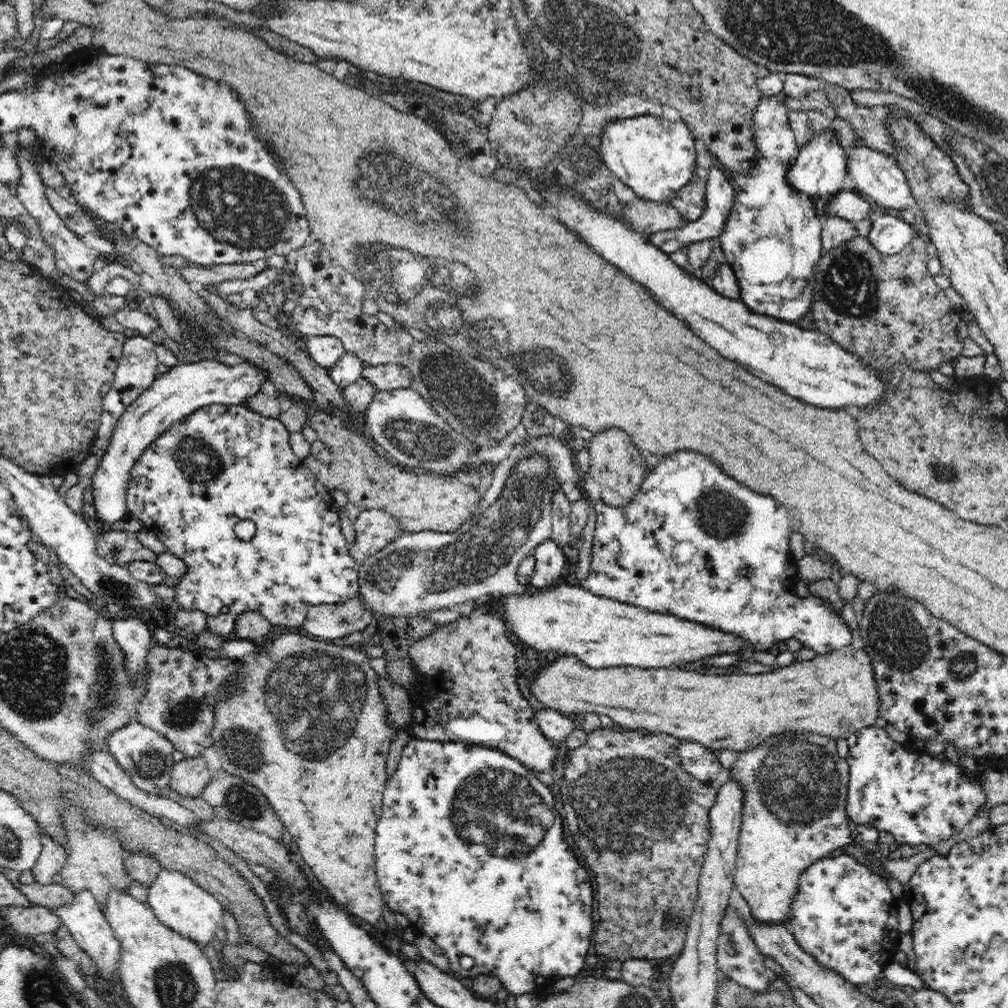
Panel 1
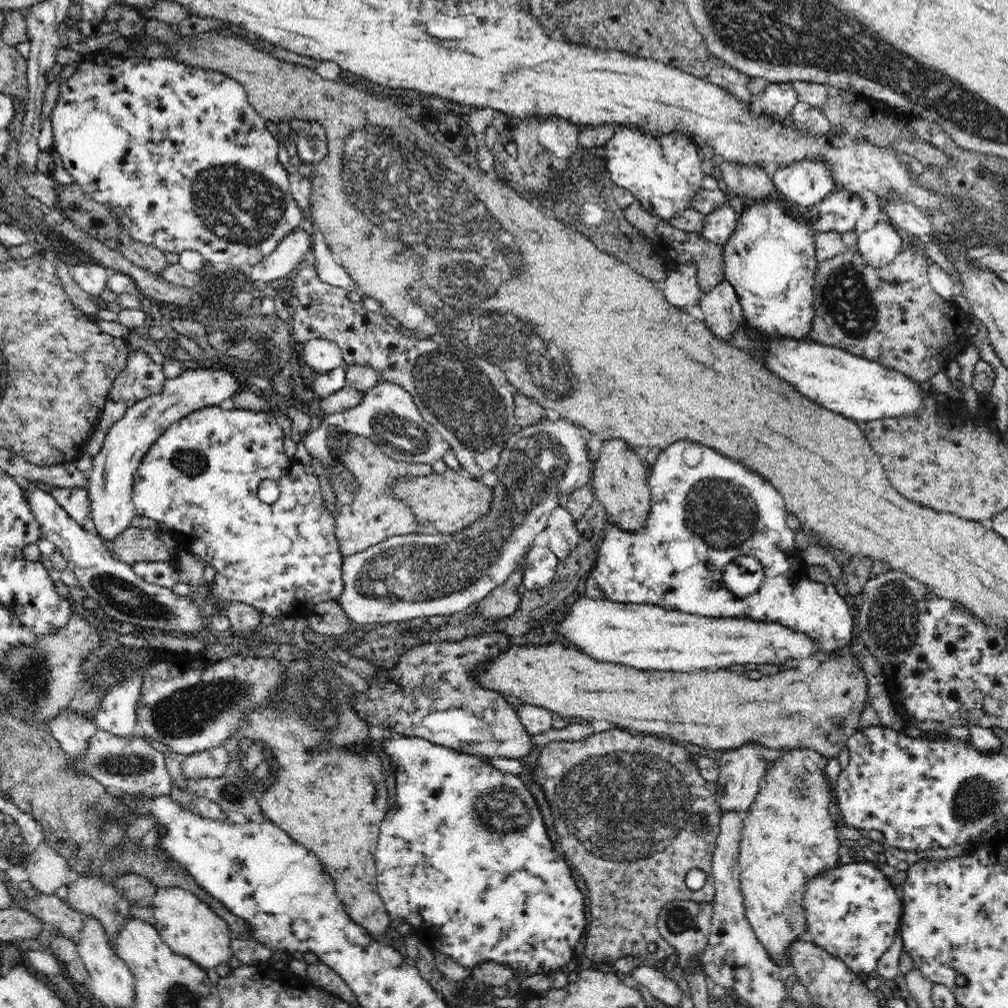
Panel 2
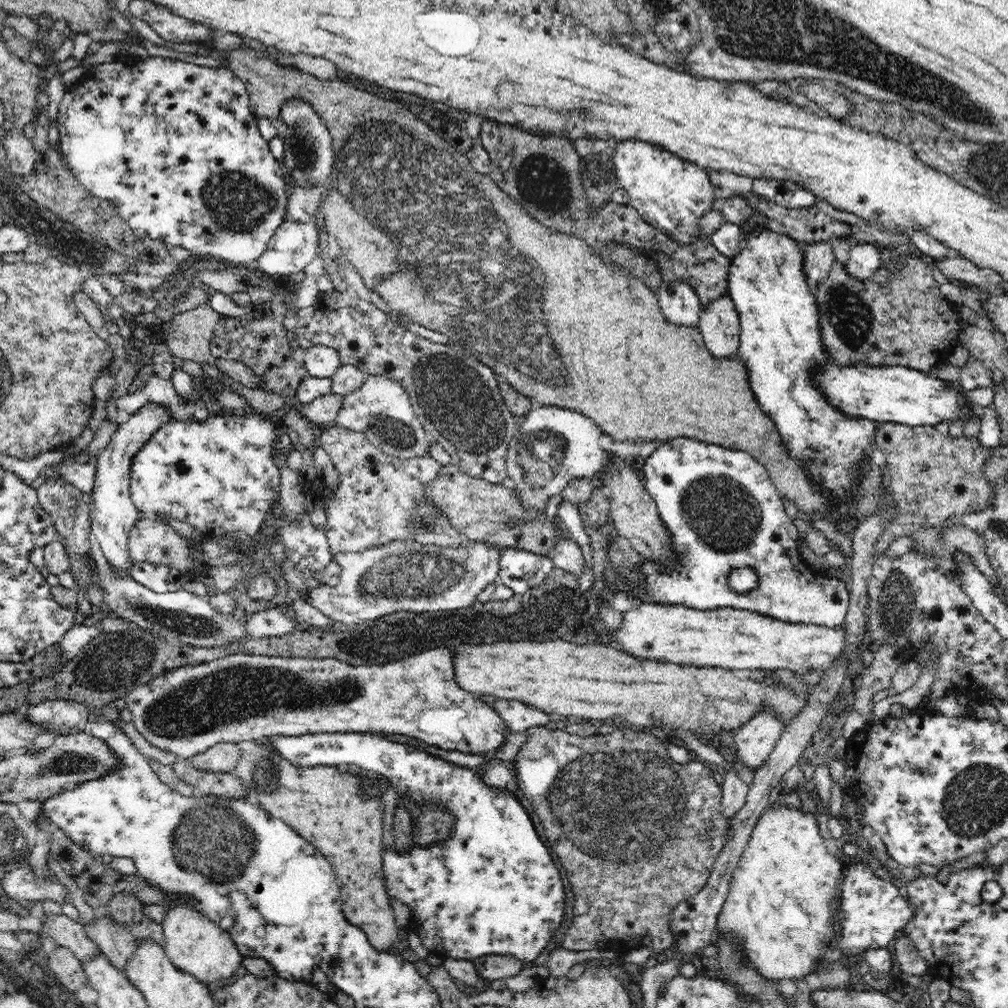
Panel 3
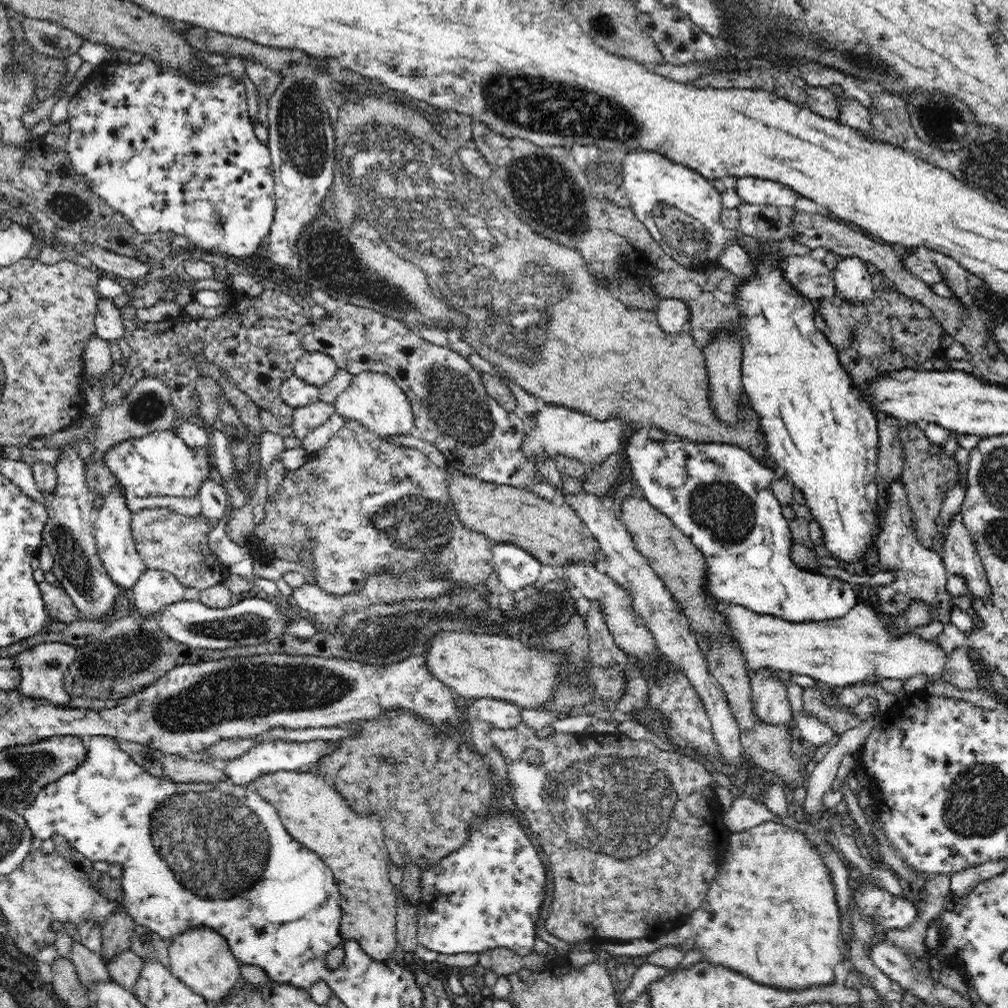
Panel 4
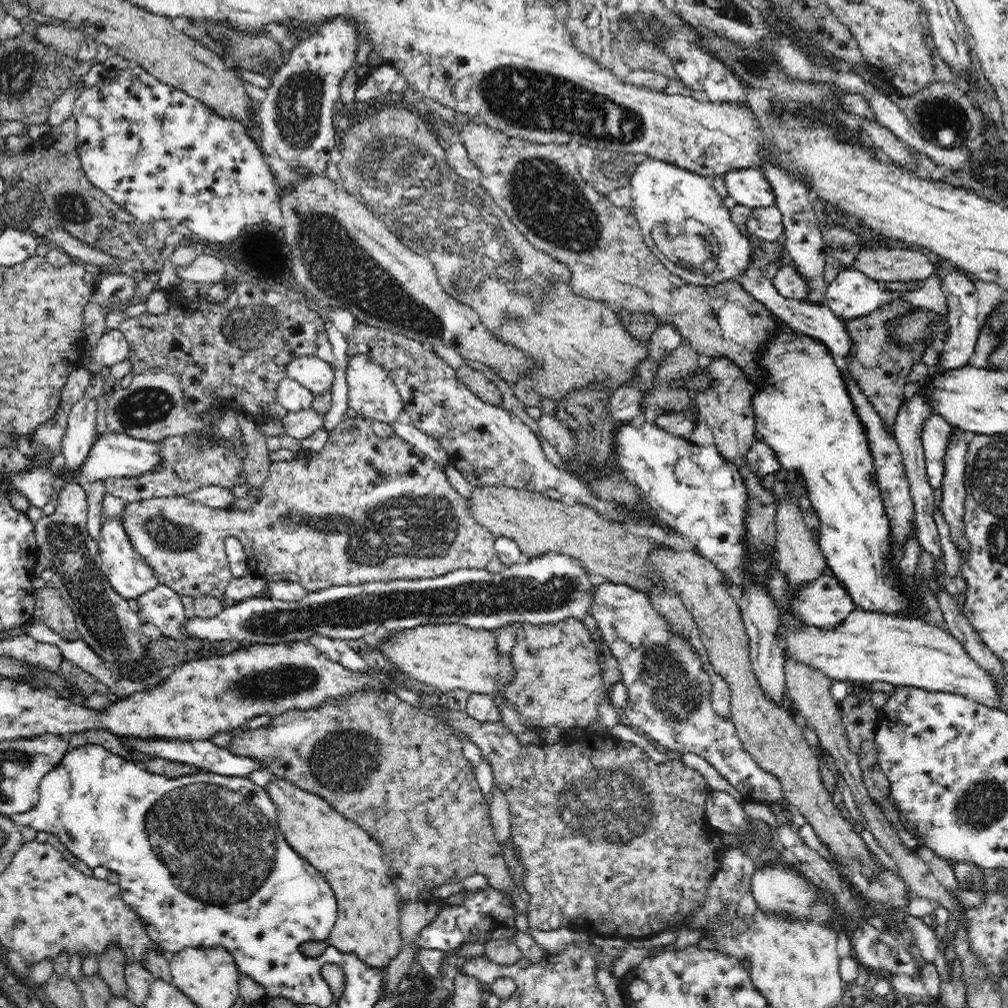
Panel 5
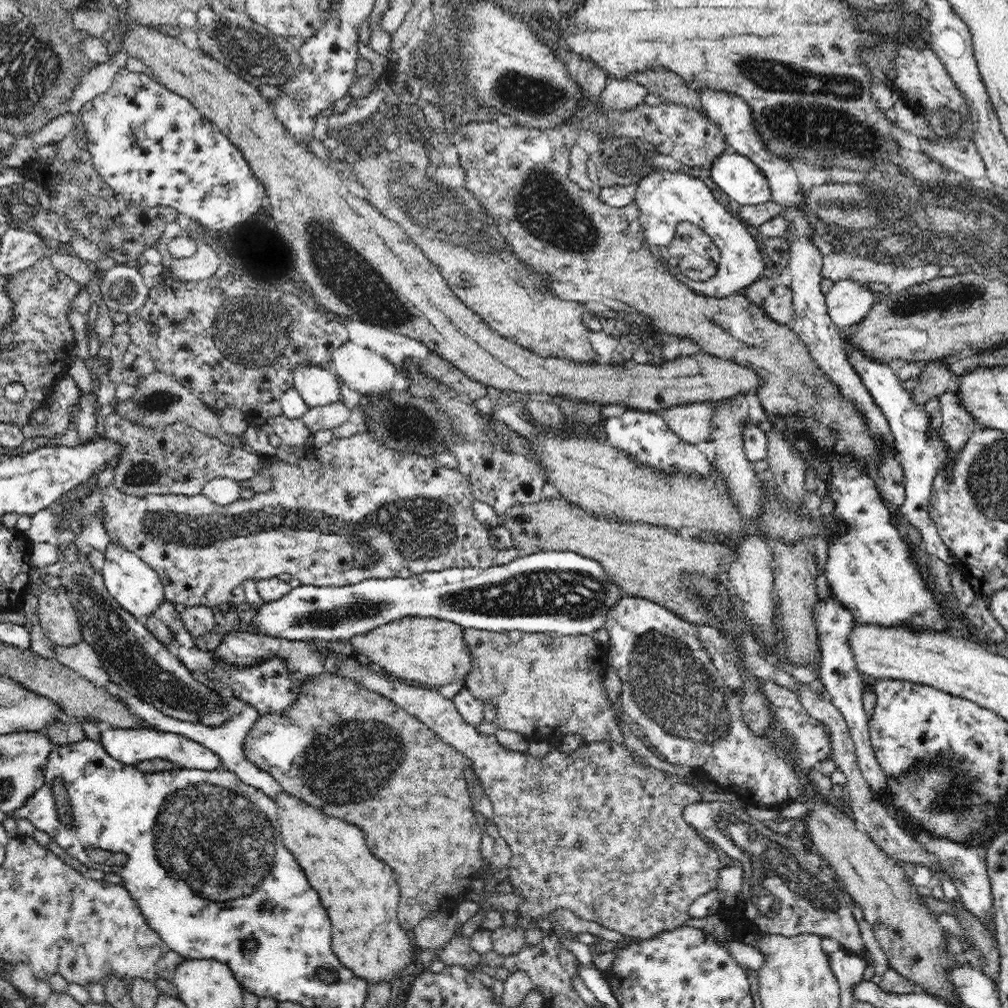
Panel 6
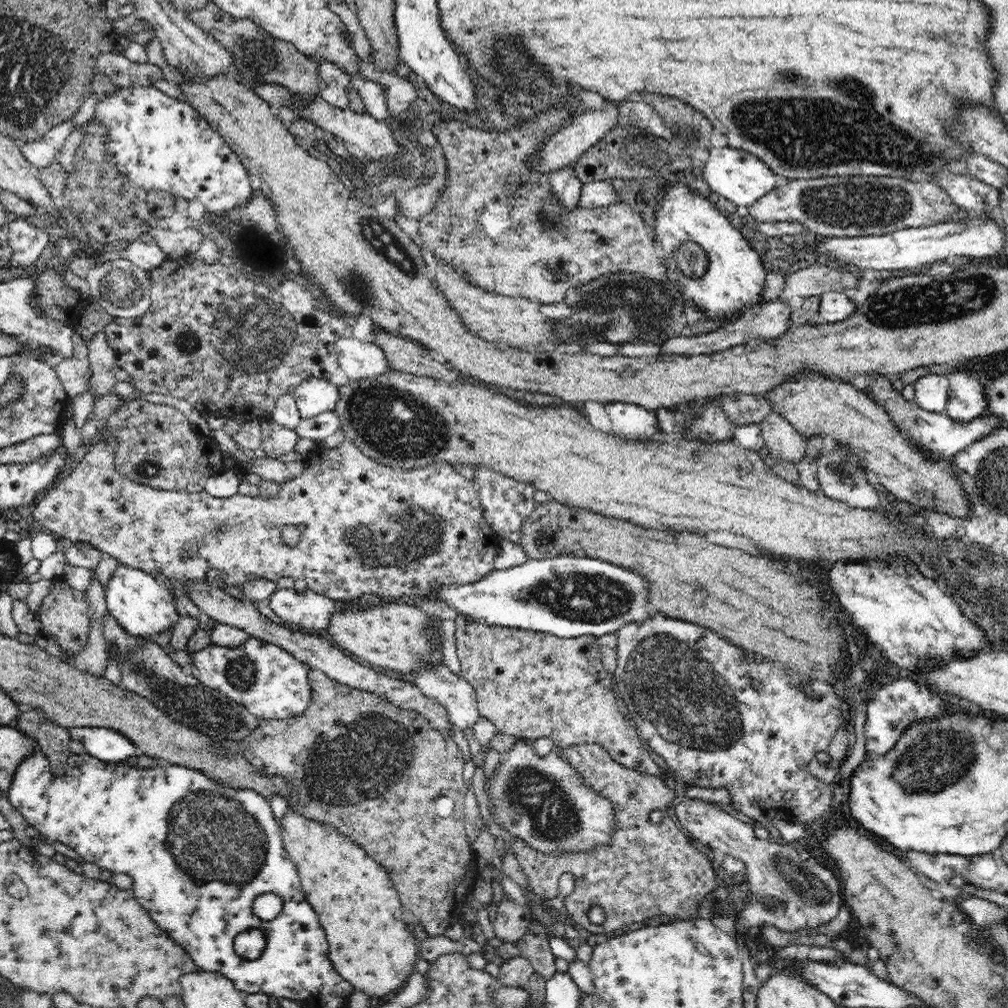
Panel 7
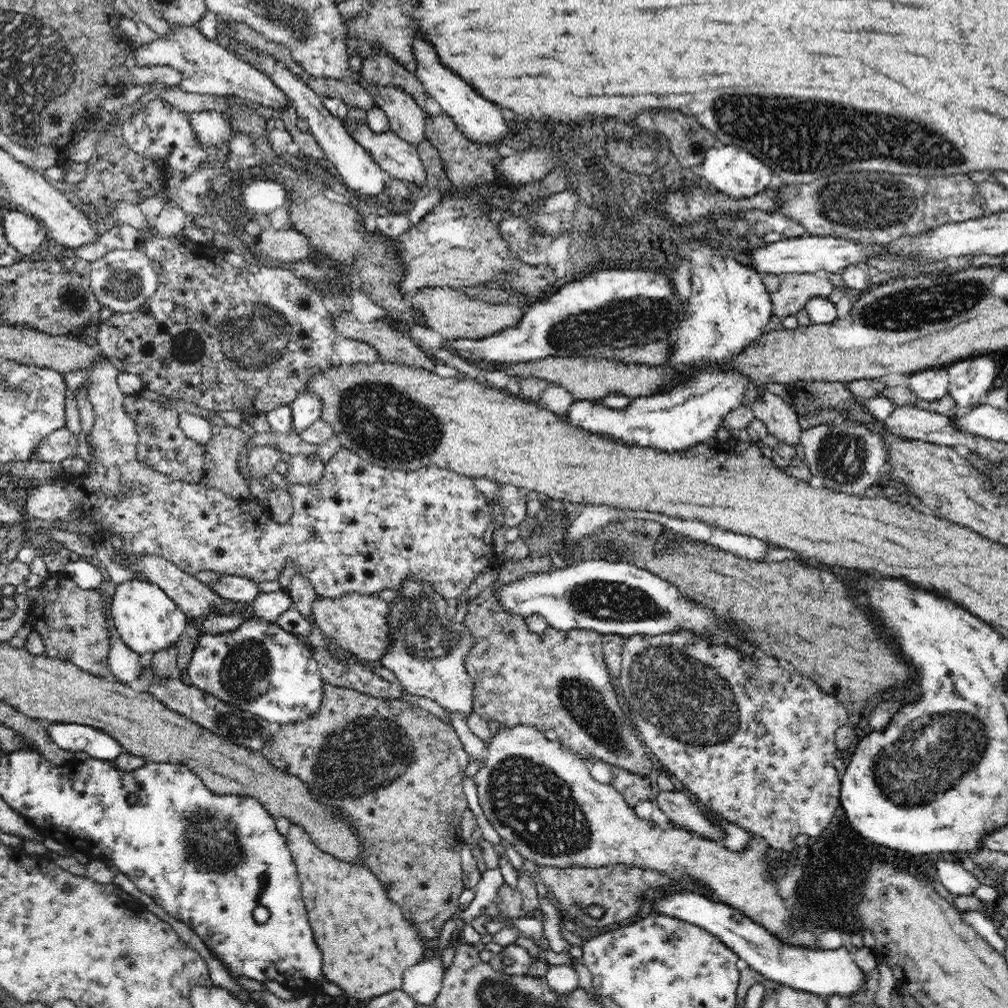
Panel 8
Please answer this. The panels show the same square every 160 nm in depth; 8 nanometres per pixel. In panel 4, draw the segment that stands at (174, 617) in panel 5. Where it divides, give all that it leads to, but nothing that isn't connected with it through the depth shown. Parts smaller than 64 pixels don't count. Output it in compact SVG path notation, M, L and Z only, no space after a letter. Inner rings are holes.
M146 568L133 586L133 596L140 612L154 611L158 614L166 604L184 599L185 587L180 581L165 570Z

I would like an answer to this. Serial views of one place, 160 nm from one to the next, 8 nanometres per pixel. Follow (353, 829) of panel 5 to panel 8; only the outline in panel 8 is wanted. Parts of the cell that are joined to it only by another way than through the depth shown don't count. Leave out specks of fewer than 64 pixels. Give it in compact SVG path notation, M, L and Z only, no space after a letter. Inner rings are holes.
M299 824L289 827L285 840L302 882L302 896L308 918L312 918L312 930L316 930L316 942L320 942L320 950L324 950L324 974L332 978L332 984L346 992L346 998L356 1000L370 1000L391 990L402 989L404 971L424 959L424 942L413 924L402 916L400 908L390 902L378 878L370 870L346 864L346 860L320 849Z

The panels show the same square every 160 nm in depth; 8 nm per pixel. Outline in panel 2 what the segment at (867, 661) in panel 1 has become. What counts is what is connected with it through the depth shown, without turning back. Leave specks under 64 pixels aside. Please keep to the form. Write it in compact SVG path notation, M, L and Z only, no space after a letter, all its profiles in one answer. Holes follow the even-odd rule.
M557 641L541 646L514 646L511 645L504 654L504 658L496 658L490 664L486 664L486 668L478 670L476 677L480 677L480 683L484 687L491 688L492 690L504 691L504 694L510 694L519 698L522 703L528 703L534 706L539 706L552 711L558 712L562 717L583 718L583 720L591 721L608 720L616 724L619 728L638 732L639 734L664 734L664 736L671 736L683 745L692 744L706 749L725 751L728 749L738 749L746 744L756 744L765 746L766 748L783 749L784 746L790 747L812 747L816 751L826 755L826 757L834 758L838 756L842 748L847 746L847 740L856 734L860 726L860 717L862 717L863 710L866 708L866 694L868 685L866 684L866 676L862 670L861 664L858 666L856 660L852 658L852 654L842 656L842 658L832 658L828 662L823 662L818 668L818 672L812 672L812 678L806 674L800 674L797 668L786 669L786 678L784 673L780 672L766 676L762 675L761 678L752 680L746 674L738 674L729 669L708 669L692 672L674 672L674 671L649 671L634 669L626 665L614 665L609 663L601 663L598 661L592 662L592 657L585 656L584 652L575 646L566 646L566 643Z

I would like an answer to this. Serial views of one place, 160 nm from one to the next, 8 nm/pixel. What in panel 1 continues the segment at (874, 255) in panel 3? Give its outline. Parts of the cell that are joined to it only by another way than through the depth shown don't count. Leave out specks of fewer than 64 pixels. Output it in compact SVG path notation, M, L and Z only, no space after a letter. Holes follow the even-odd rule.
M885 214L871 222L867 238L880 254L898 254L908 248L914 239L913 232L912 227L902 217Z

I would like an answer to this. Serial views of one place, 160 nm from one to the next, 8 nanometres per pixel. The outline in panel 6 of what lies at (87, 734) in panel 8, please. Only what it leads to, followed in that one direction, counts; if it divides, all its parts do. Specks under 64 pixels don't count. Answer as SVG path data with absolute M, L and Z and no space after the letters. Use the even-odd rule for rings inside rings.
M114 727L99 734L99 743L106 747L112 758L127 765L137 765L139 762L155 758L175 762L182 768L200 769L205 771L222 770L221 760L205 746L180 734L163 732L156 728L122 729Z

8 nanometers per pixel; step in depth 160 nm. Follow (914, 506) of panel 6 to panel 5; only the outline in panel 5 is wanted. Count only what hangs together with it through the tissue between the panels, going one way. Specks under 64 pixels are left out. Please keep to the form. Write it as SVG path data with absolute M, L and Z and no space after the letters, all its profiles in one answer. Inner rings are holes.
M744 272L736 279L754 298L758 299L765 307L770 310L777 320L788 324L788 327L795 328L796 331L804 332L806 335L813 336L827 344L828 349L840 362L843 361L853 344L850 342L849 333L845 330L843 322L836 317L831 308L826 306L814 306L804 300L797 301L790 298L784 298L774 286L772 280L762 277L760 280L750 279Z

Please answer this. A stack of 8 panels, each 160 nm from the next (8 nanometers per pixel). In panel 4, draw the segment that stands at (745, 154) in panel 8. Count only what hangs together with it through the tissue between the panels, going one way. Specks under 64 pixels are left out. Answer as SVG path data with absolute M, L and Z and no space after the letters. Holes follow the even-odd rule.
M737 177L735 191L748 204L787 207L792 210L800 195L785 184L756 177Z

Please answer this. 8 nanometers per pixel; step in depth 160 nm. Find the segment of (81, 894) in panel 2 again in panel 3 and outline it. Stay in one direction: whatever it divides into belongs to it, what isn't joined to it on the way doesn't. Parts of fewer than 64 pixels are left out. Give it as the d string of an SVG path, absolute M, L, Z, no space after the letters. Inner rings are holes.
M100 918L96 924L86 926L85 931L90 940L98 944L99 952L104 955L112 966L125 970L125 963L134 954L136 938L128 928L122 928L112 922L114 918Z

